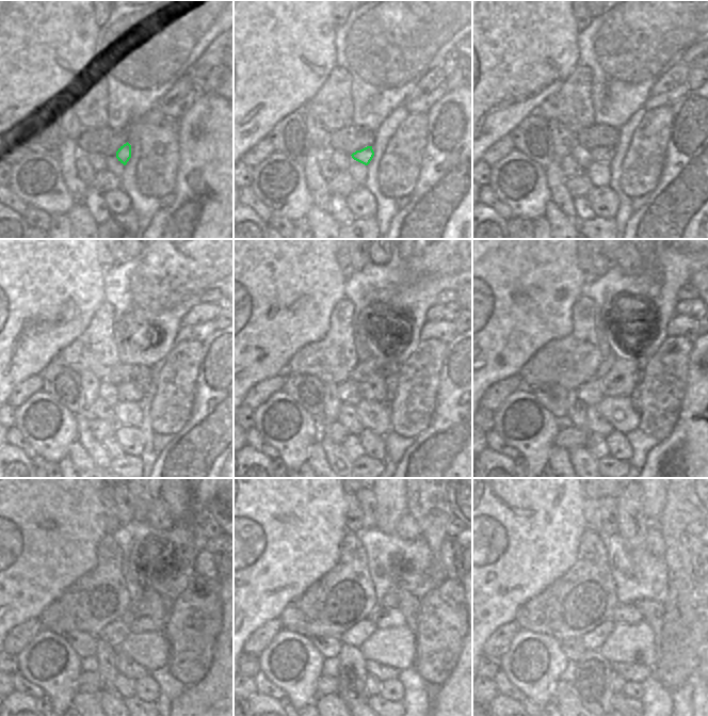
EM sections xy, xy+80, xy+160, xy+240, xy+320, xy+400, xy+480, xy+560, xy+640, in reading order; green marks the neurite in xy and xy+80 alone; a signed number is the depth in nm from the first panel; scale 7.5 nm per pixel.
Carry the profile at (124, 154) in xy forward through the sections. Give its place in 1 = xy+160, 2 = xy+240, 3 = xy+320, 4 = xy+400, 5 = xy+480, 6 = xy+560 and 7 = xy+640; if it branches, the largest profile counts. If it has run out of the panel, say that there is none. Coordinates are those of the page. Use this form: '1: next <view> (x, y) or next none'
1: next xy+160 (600, 154)
2: next xy+240 (130, 392)
3: next xy+320 (370, 388)
4: next xy+400 (609, 386)
5: next xy+480 (157, 622)
6: next xy+560 (382, 617)
7: next xy+640 (624, 614)

